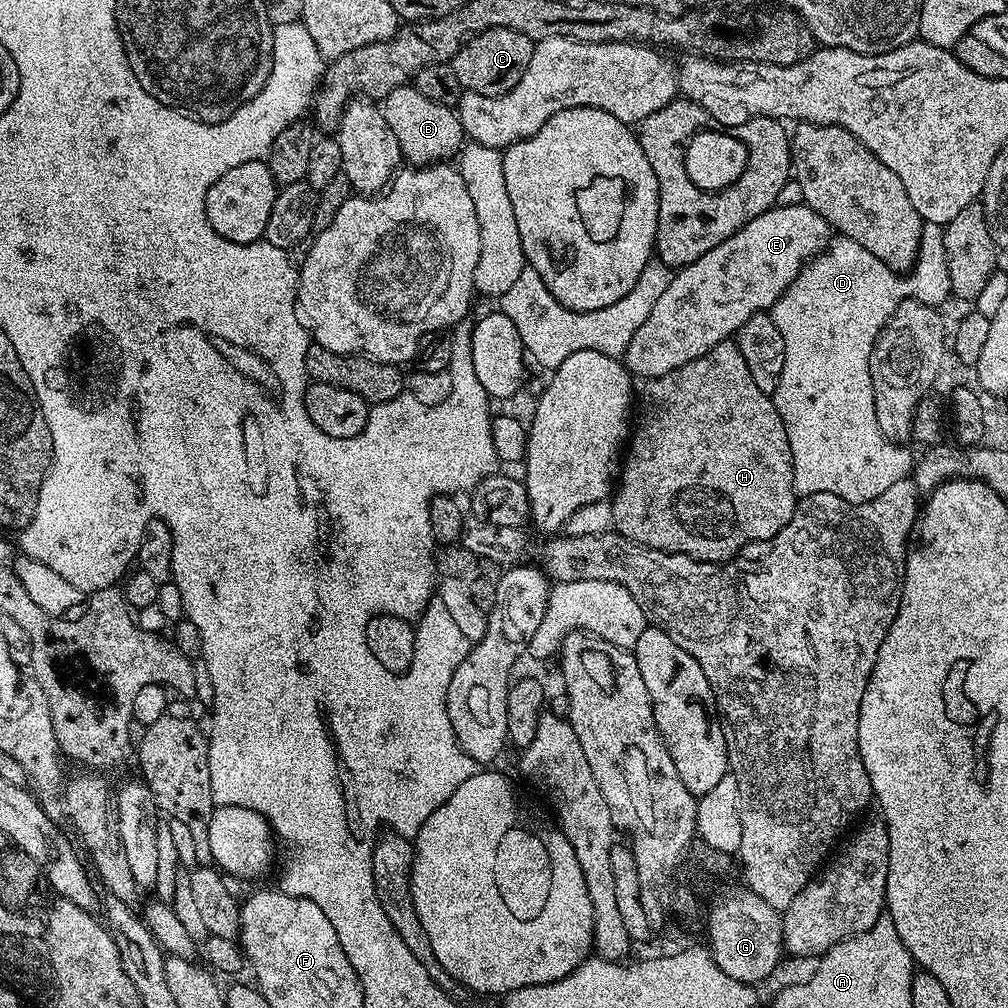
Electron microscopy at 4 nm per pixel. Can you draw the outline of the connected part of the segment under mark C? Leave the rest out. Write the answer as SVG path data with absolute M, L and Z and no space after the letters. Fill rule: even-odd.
M491 28L485 32L477 32L450 61L454 74L458 74L461 89L487 96L501 96L514 90L522 74L526 74L526 66L530 66L533 43L526 34L518 34L518 30L509 28Z

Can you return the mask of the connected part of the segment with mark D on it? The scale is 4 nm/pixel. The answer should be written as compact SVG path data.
M925 223L920 239L920 254L916 258L907 276L904 277L896 273L893 268L886 266L870 250L865 250L863 246L858 246L858 242L836 238L829 243L828 247L818 256L812 257L803 268L794 282L780 295L778 302L770 309L770 315L774 326L778 326L778 334L782 334L784 339L784 365L778 378L778 386L775 392L771 393L774 406L786 426L786 438L790 438L790 450L792 451L792 465L794 466L794 478L796 479L796 490L801 497L809 496L815 492L829 492L838 494L842 498L853 502L872 502L883 492L891 493L895 489L899 480L909 479L910 473L914 468L914 456L907 452L907 447L901 446L895 440L888 440L886 434L878 426L878 414L874 410L874 386L870 378L870 362L872 348L876 344L876 339L880 337L880 332L884 328L884 323L894 314L894 310L906 298L915 298L924 304L940 306L944 299L949 299L952 287L950 286L950 270L948 269L948 260L946 258L946 246L944 245L944 229L939 224Z

